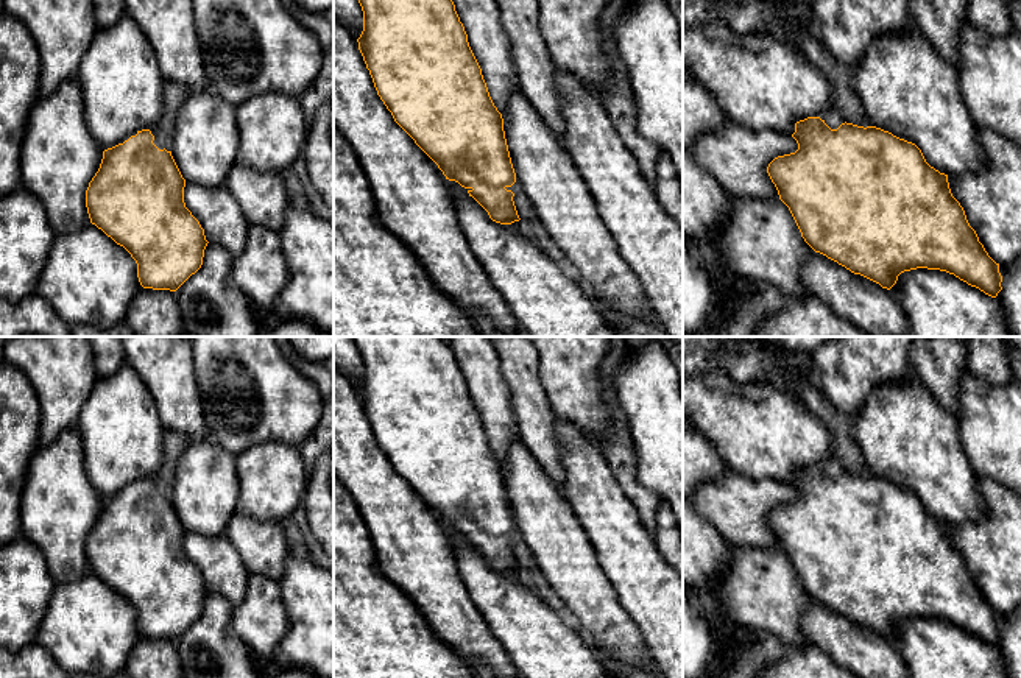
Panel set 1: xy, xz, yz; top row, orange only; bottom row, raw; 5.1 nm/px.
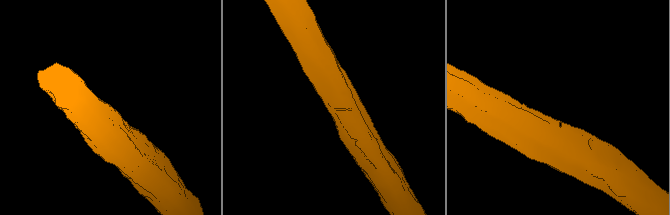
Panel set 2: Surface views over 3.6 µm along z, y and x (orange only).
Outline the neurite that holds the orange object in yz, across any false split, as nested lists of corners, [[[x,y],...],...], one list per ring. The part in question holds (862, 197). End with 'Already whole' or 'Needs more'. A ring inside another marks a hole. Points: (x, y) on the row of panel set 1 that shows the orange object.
[[[820,117],[797,122],[792,137],[798,150],[775,157],[767,173],[801,237],[815,252],[887,290],[896,284],[901,273],[917,268],[946,271],[991,298],[1002,290],[999,263],[988,256],[963,207],[952,196],[948,175],[931,167],[915,143],[876,126],[864,128],[845,122],[831,129]]]. Already whole

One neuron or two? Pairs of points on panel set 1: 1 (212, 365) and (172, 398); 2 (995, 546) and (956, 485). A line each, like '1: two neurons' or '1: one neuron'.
1: two neurons
2: two neurons

